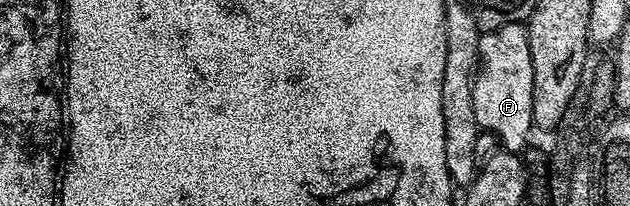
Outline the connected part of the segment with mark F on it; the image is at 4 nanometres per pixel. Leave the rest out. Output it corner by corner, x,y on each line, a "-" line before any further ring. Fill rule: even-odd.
510,19
495,29
486,29
478,38
478,68
472,83
472,107
476,107
476,119
479,130
495,133
503,150
507,153
521,154
527,148
526,140
530,137
530,129
535,128
532,115
532,91
534,76
532,75
532,55
528,51
528,35
525,24

